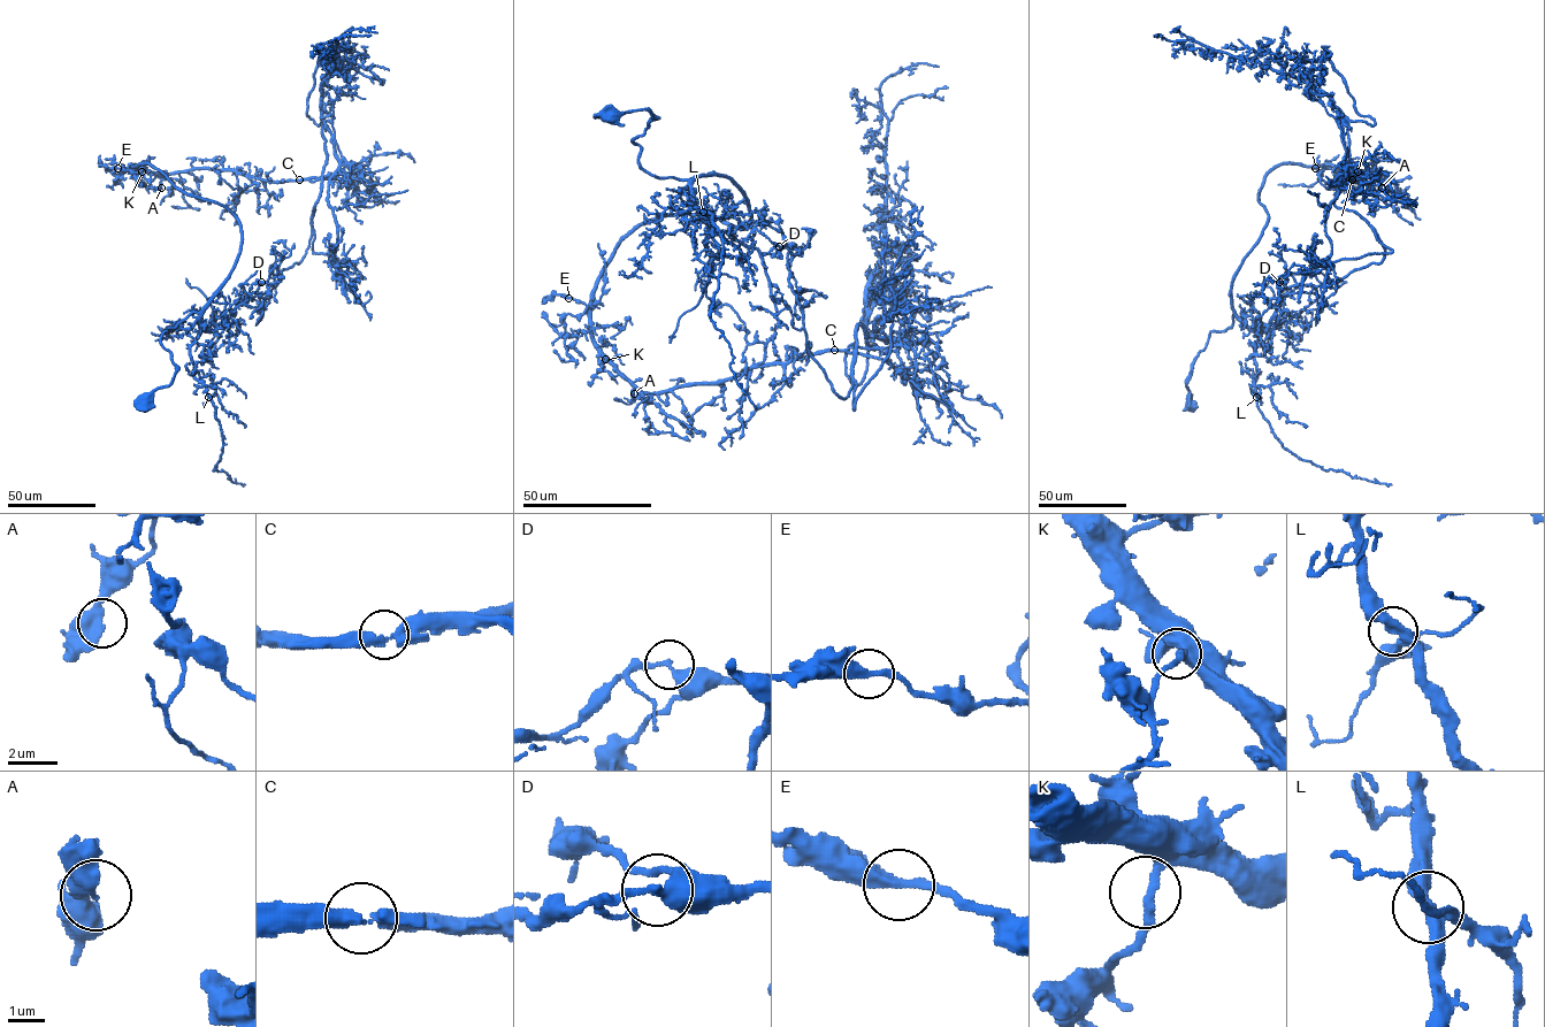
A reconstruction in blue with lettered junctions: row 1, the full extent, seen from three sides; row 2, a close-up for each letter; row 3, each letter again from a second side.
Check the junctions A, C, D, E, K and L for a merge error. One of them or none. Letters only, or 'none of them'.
D

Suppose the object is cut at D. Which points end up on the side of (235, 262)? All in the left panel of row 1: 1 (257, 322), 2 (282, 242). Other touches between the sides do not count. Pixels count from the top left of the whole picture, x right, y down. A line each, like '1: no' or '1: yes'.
1: no
2: no

